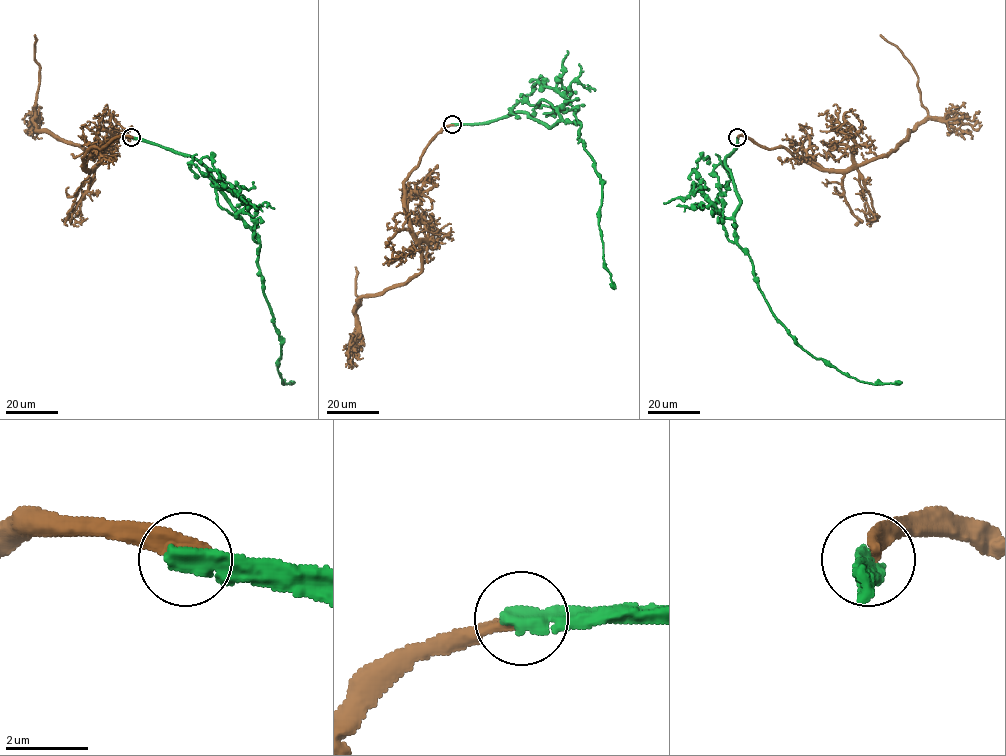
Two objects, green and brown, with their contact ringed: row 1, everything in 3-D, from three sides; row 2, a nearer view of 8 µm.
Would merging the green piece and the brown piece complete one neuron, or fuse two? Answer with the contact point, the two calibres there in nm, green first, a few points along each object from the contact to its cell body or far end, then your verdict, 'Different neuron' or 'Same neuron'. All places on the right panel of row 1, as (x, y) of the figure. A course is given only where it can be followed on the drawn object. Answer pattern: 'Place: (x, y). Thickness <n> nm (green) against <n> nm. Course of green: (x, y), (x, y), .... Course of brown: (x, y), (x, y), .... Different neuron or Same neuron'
Place: (737, 137). Thickness 480 nm (green) against 380 nm. Course of green: (737, 137), (725, 159), (739, 201), (735, 237), (772, 314), (804, 349), (843, 373), (873, 384), (901, 383). Course of brown: (738, 137), (785, 147), (821, 168), (851, 169), (890, 153), (927, 110), (912, 65), (880, 34). Different neuron

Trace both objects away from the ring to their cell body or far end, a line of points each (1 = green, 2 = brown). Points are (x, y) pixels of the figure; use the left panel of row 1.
1: (131, 137), (196, 159), (248, 225), (260, 244), (263, 293), (280, 338), (277, 370), (282, 384), (294, 383)
2: (131, 137), (91, 147), (83, 156), (86, 169), (100, 156), (39, 132), (33, 121), (39, 65), (34, 34)

